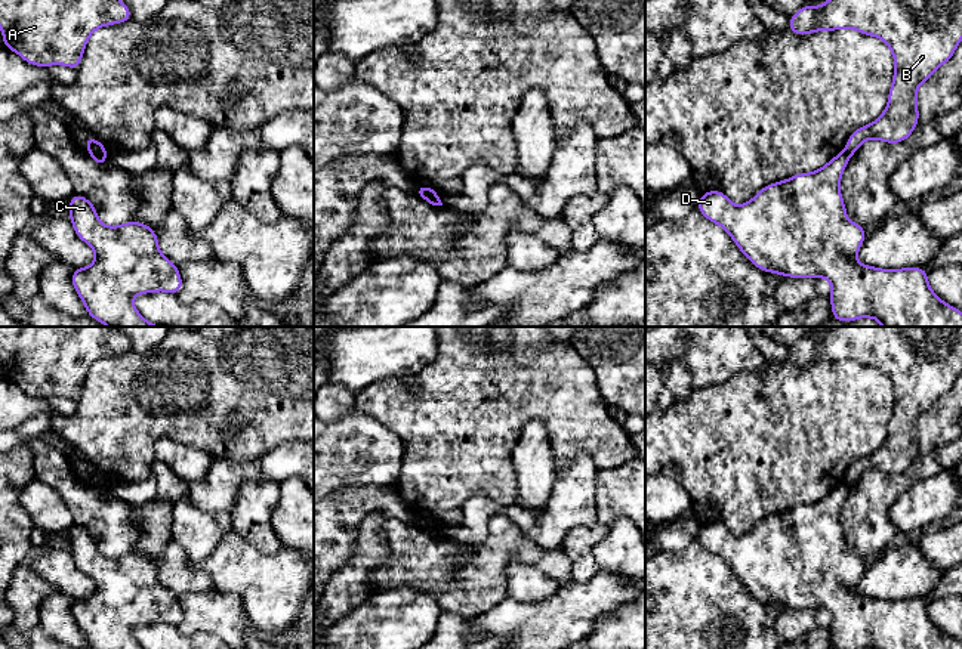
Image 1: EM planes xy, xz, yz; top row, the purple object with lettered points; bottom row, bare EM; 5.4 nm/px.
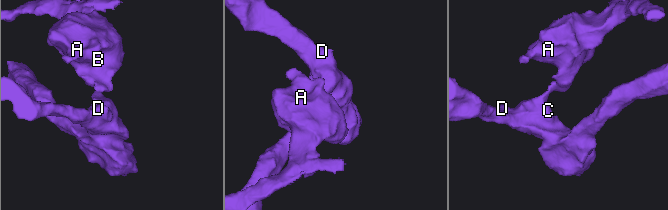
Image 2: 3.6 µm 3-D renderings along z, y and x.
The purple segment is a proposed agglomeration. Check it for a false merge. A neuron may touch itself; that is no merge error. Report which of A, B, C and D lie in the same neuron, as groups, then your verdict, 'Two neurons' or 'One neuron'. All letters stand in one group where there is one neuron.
Groups: A B / C D. Two neurons

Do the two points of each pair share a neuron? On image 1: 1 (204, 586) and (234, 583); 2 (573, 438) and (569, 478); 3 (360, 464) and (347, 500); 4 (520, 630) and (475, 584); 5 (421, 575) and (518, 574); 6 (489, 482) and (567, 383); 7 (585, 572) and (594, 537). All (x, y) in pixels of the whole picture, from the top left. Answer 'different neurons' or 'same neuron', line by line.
1: different neurons
2: different neurons
3: different neurons
4: different neurons
5: different neurons
6: same neuron
7: same neuron

